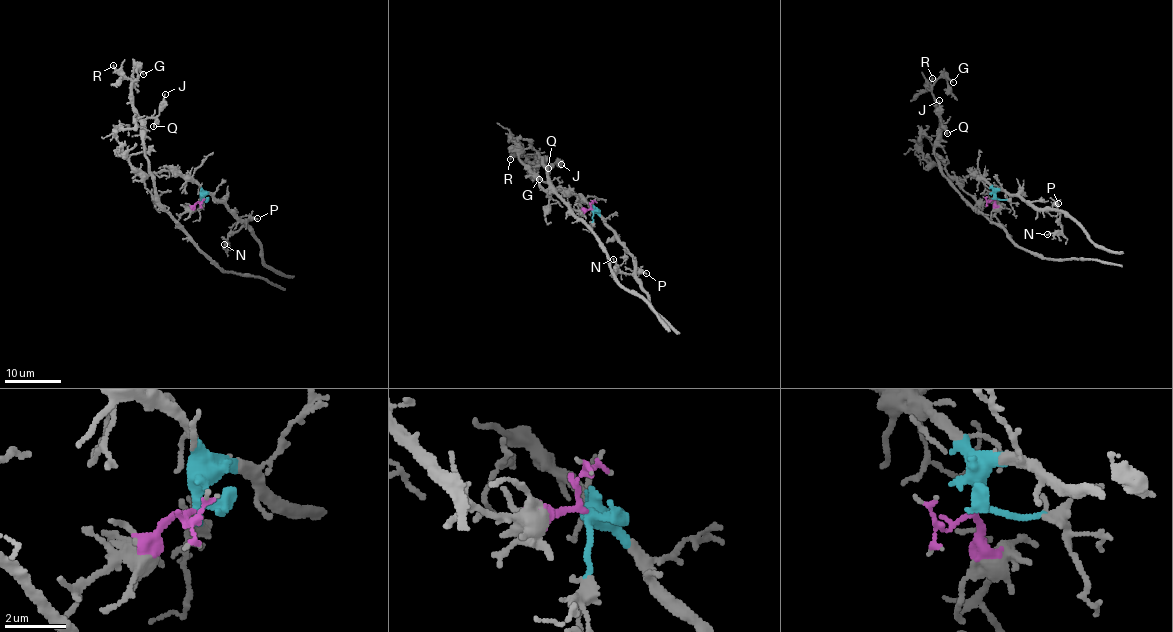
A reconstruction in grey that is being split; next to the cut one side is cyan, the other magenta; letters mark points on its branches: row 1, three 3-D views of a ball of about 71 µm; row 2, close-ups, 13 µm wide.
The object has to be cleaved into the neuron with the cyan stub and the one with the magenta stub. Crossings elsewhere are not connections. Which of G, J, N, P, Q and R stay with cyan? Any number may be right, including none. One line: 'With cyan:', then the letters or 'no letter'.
With cyan: N, P

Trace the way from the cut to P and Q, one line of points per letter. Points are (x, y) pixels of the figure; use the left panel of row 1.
P: (201, 200), (205, 193), (210, 194), (221, 201), (237, 219), (246, 221), (258, 218)
Q: (201, 201), (187, 209), (177, 223), (159, 202), (143, 142), (143, 122), (154, 118), (153, 127)

